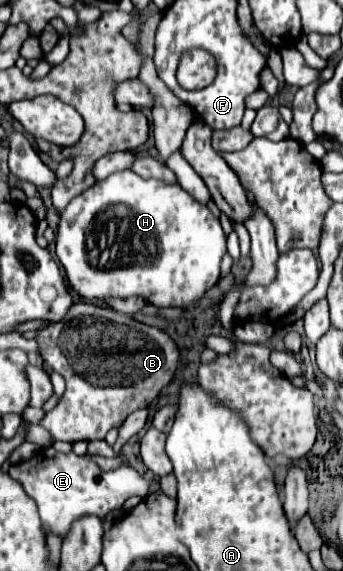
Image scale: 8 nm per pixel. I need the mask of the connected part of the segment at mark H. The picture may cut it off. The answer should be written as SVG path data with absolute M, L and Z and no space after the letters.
M133 170L111 174L71 200L59 212L55 244L67 284L81 298L105 302L109 298L141 296L153 306L187 306L197 302L217 284L221 256L227 250L223 228L207 206L191 198L179 184L145 180Z

